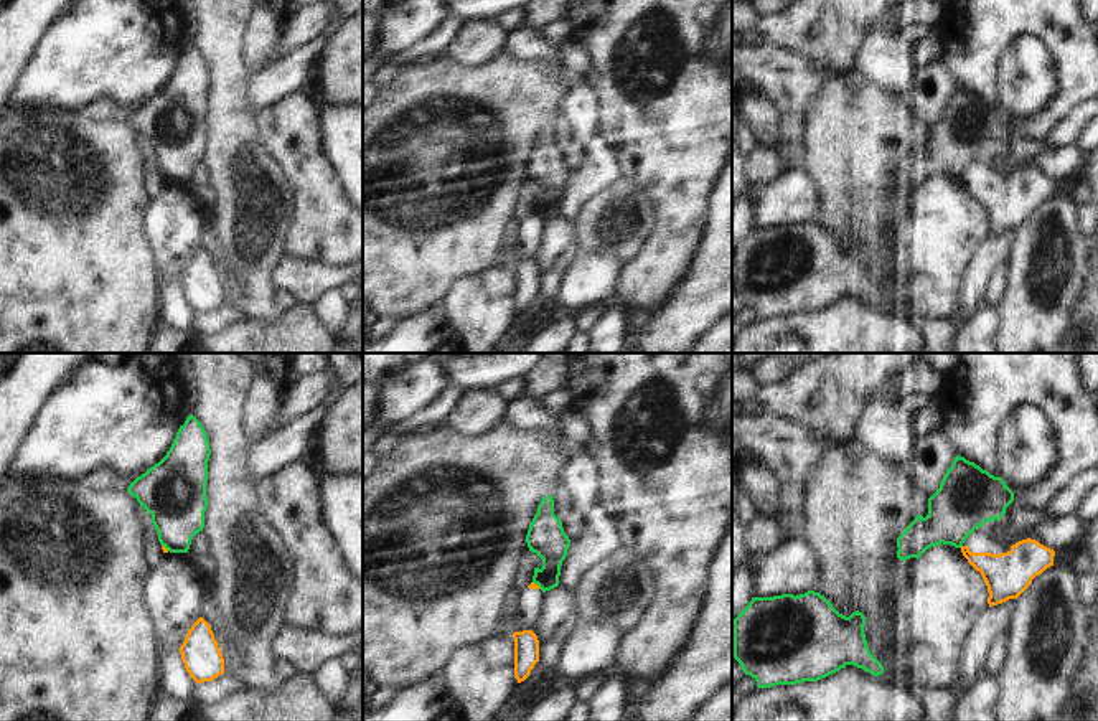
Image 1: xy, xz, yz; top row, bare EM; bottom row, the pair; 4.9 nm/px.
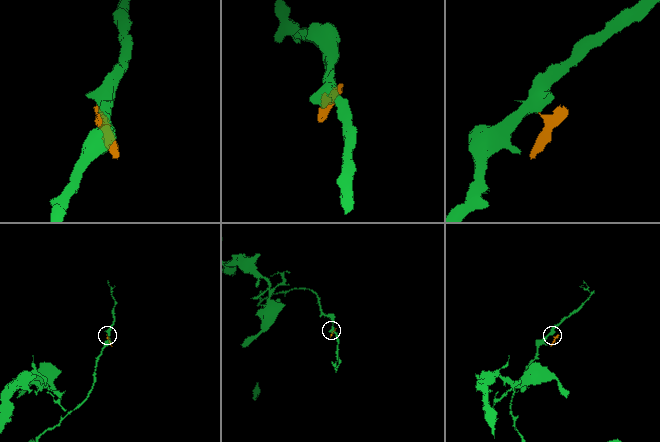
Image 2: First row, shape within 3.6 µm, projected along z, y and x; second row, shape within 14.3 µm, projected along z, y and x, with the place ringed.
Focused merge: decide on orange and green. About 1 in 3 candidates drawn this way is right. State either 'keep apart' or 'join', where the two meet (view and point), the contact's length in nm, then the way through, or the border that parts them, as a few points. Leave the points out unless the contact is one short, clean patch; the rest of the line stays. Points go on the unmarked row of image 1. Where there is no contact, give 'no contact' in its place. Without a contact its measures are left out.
keep apart; contact xz (536, 215); length 60 nm; border xz (533, 212), (541, 218)

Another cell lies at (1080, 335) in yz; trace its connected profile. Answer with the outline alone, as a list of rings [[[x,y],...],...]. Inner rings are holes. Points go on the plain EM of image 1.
[[[1098,226],[1088,239],[1086,276],[1062,335],[1062,353],[1098,353]]]

